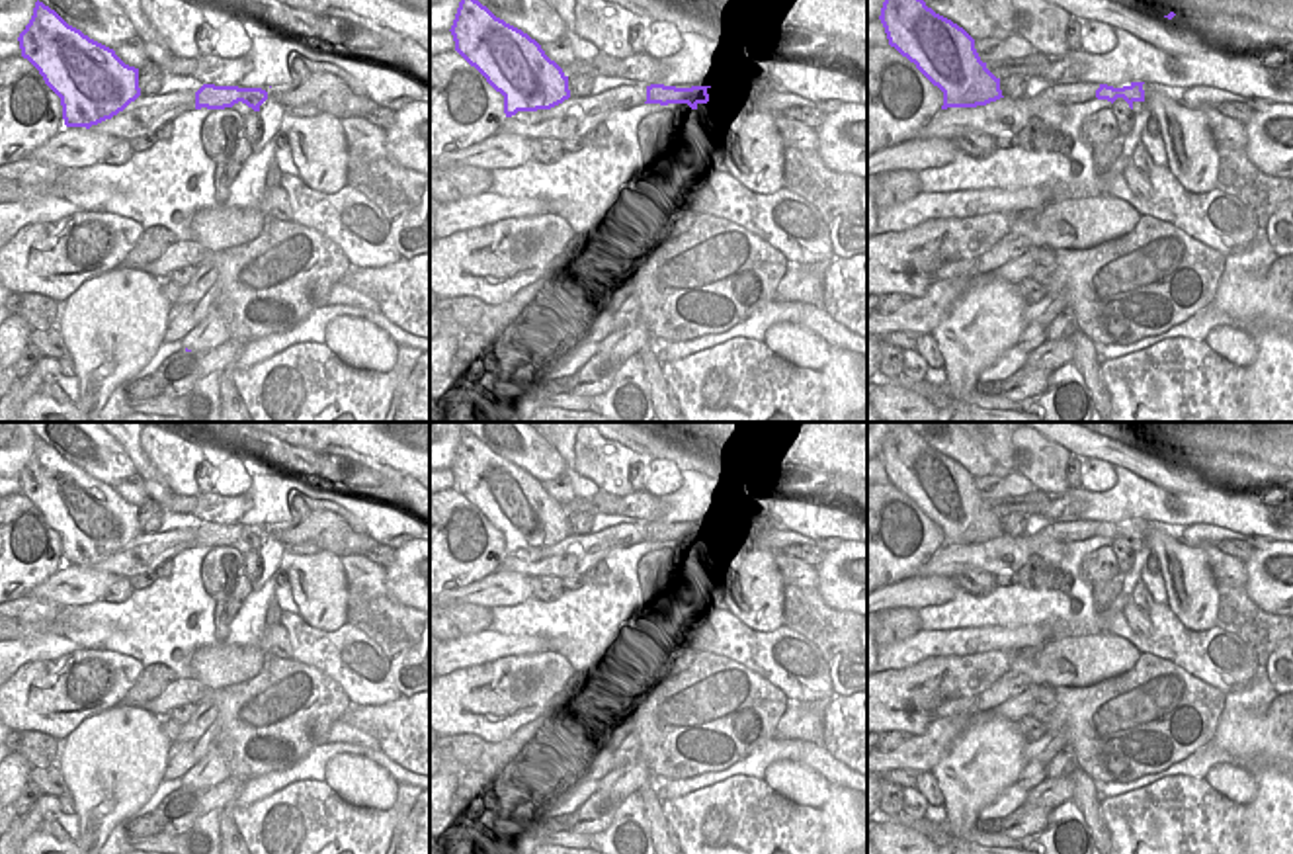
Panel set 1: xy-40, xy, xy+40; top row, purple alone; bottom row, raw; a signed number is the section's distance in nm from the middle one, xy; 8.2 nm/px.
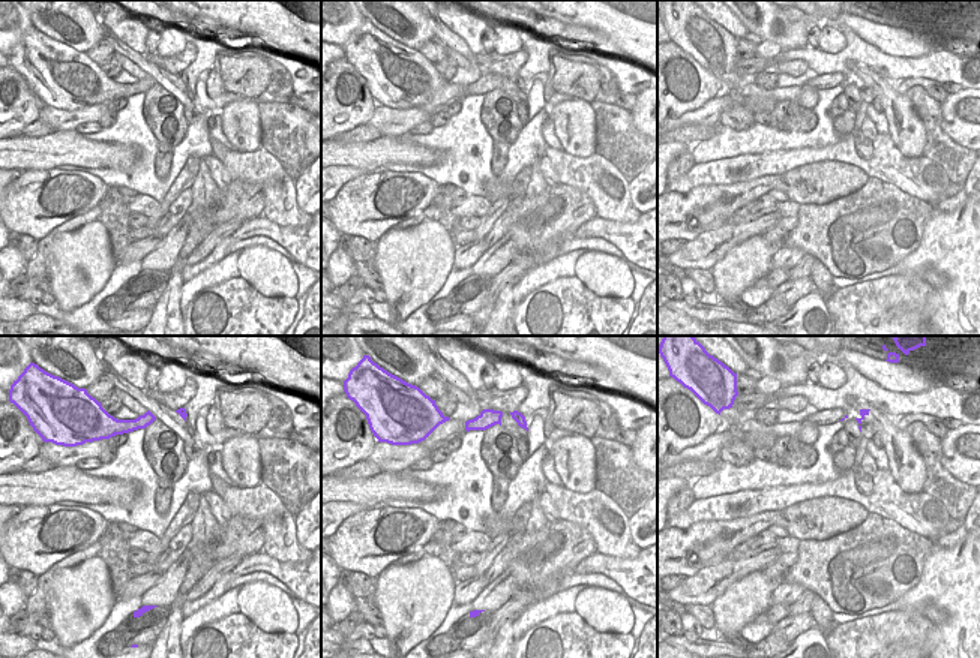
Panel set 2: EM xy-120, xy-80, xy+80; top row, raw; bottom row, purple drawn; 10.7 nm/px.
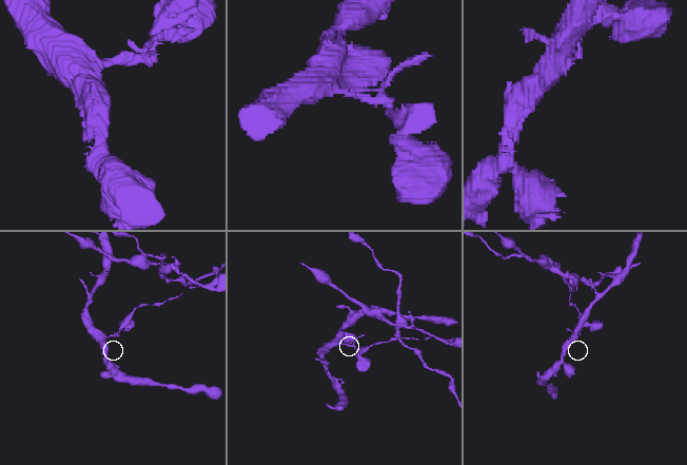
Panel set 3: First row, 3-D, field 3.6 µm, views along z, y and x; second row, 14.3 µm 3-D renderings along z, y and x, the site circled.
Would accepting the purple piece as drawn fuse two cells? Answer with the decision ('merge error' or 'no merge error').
merge error

